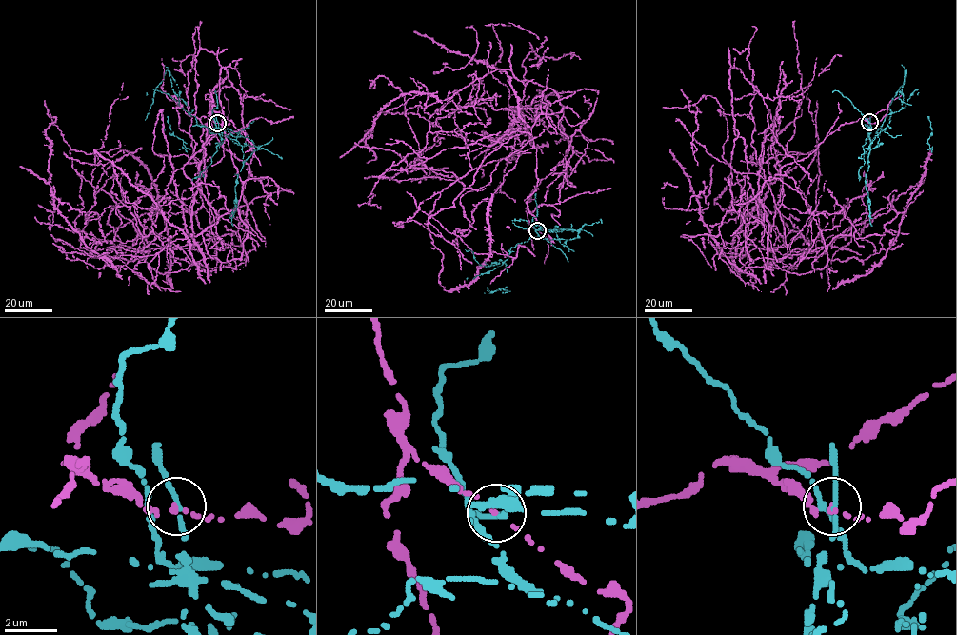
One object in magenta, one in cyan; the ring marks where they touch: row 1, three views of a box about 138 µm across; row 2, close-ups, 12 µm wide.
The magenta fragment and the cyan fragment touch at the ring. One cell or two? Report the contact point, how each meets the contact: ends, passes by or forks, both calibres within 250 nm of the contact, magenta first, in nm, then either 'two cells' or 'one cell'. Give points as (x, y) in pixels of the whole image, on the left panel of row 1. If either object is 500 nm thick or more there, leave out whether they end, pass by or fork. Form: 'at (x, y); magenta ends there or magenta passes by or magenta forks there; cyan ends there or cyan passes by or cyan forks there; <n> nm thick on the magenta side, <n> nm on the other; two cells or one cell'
at (217, 123); magenta ends there; cyan passes by; 180 nm thick on the magenta side, 140 nm on the other; two cells

